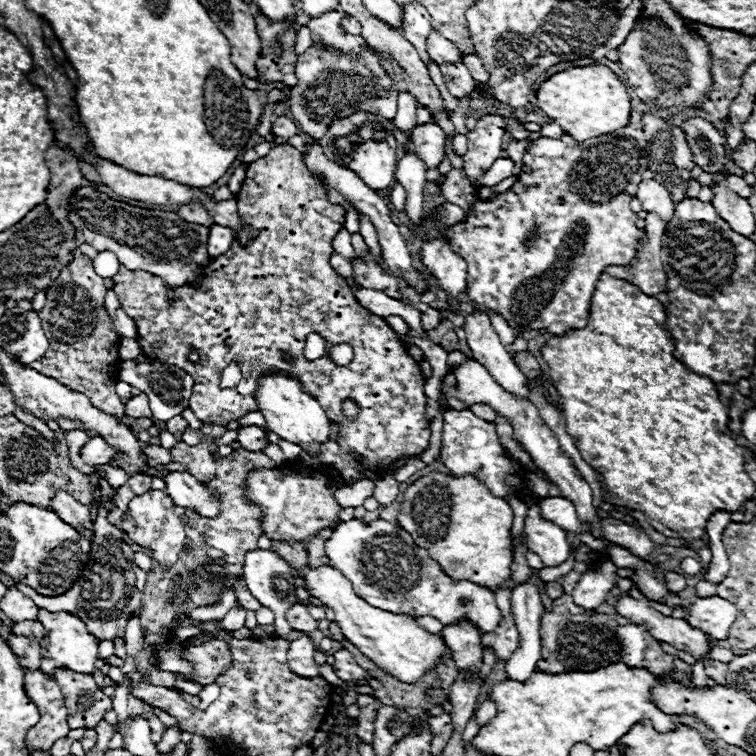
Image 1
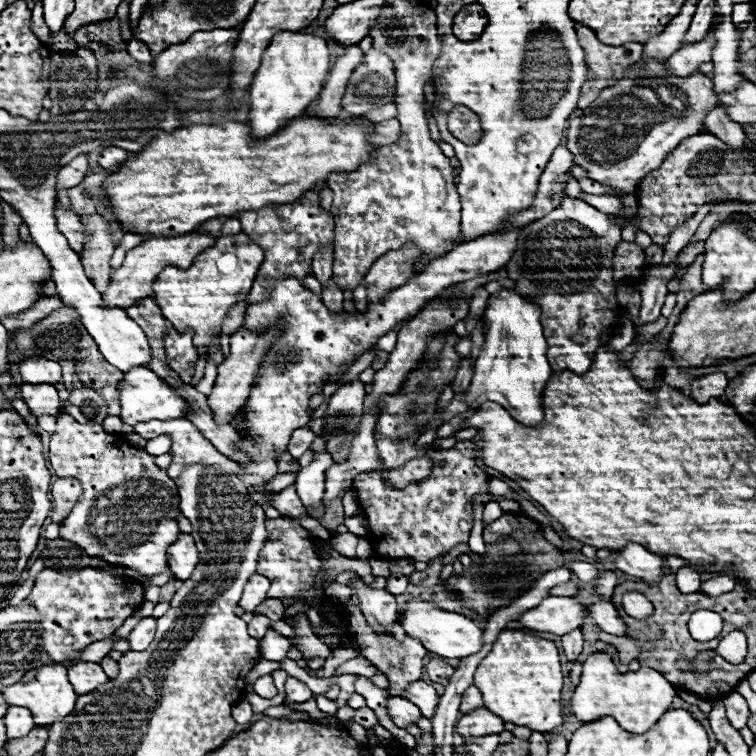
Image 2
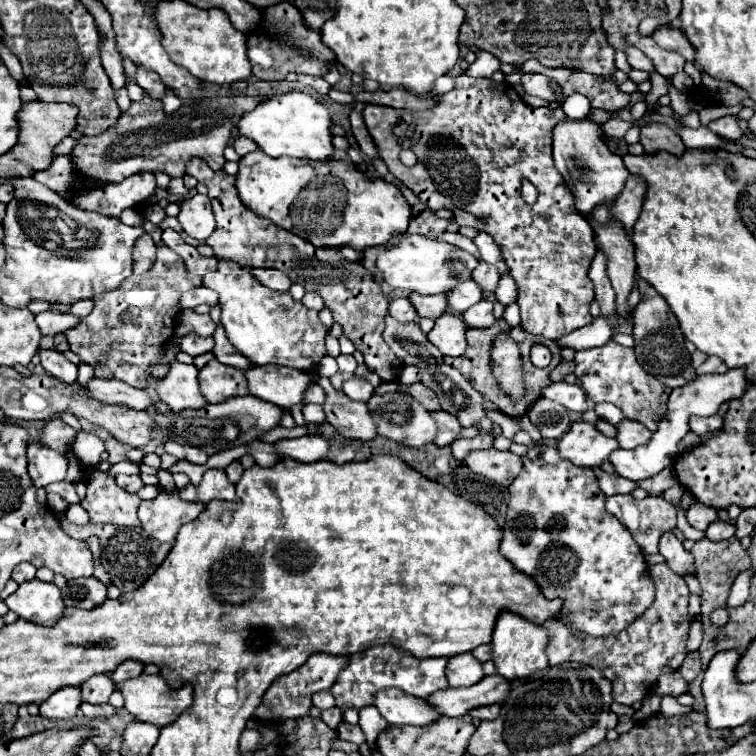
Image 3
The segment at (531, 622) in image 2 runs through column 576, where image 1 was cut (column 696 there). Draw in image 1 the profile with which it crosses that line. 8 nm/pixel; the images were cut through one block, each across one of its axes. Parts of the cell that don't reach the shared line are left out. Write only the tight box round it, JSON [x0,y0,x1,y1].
[688,596,738,640]

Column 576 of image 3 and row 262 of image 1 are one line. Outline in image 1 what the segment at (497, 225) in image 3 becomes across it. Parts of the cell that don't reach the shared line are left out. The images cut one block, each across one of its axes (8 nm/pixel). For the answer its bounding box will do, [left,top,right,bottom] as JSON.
[112,144,430,478]

